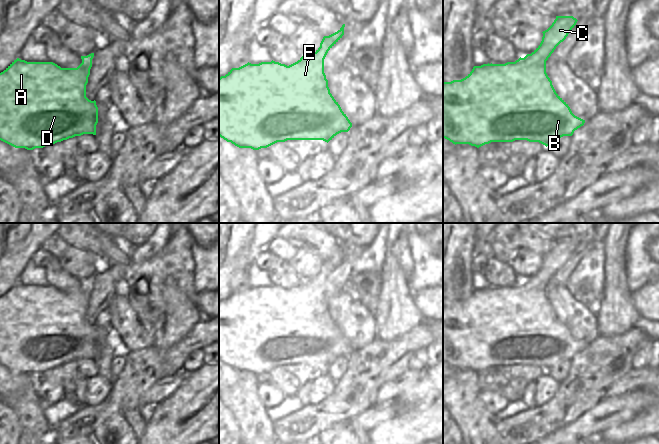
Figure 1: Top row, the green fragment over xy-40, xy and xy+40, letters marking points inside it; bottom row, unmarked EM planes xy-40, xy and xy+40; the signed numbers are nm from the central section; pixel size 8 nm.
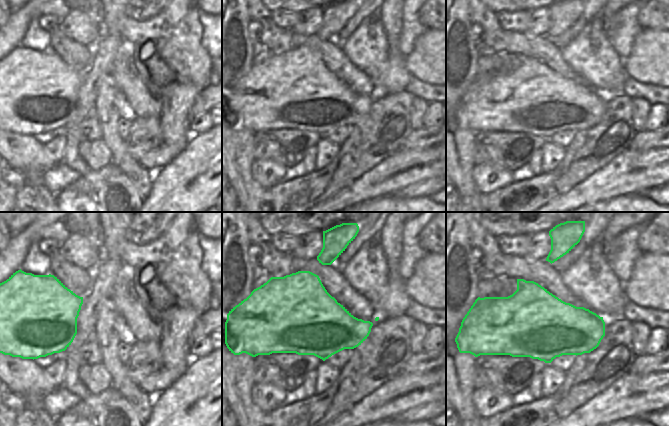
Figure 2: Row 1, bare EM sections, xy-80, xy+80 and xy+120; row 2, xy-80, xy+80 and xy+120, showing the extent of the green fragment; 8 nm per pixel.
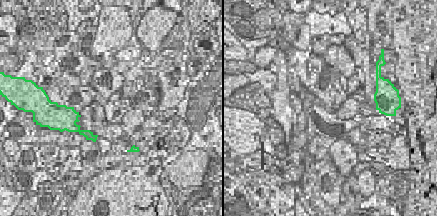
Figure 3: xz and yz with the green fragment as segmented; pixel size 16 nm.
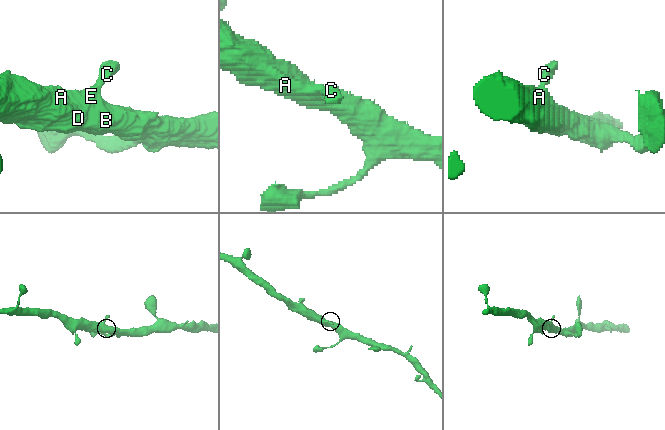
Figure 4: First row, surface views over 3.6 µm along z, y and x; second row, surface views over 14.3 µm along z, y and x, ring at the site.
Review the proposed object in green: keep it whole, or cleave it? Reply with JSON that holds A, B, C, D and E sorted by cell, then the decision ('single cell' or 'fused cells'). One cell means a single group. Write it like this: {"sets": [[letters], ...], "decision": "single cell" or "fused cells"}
{"sets": [["A", "B", "C", "D", "E"]], "decision": "single cell"}

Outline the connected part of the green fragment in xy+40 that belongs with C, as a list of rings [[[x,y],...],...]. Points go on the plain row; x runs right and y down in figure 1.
[[[556,240],[552,249],[543,255],[540,269],[524,282],[505,288],[474,290],[461,304],[443,306],[443,362],[453,368],[469,368],[477,372],[491,366],[527,364],[546,371],[563,360],[572,360],[584,349],[585,344],[575,340],[568,328],[556,317],[546,297],[546,285],[556,271],[563,266],[577,247],[573,240]]]

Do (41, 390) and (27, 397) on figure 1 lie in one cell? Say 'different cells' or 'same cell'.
different cells

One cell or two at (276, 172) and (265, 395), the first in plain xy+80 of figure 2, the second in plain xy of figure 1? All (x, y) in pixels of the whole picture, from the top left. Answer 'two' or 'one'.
one

